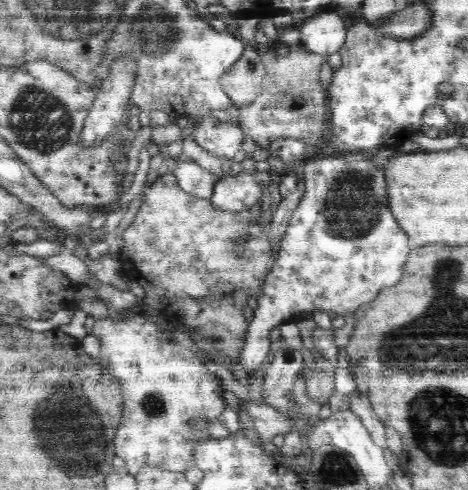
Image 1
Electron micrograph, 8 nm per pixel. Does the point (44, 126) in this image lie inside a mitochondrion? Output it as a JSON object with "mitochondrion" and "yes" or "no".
{"mitochondrion":"yes"}

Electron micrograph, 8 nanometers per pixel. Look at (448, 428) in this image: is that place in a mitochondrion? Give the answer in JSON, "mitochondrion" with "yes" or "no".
{"mitochondrion":"yes"}

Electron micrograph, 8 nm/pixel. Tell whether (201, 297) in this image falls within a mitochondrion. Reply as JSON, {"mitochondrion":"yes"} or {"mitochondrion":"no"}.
{"mitochondrion":"no"}

